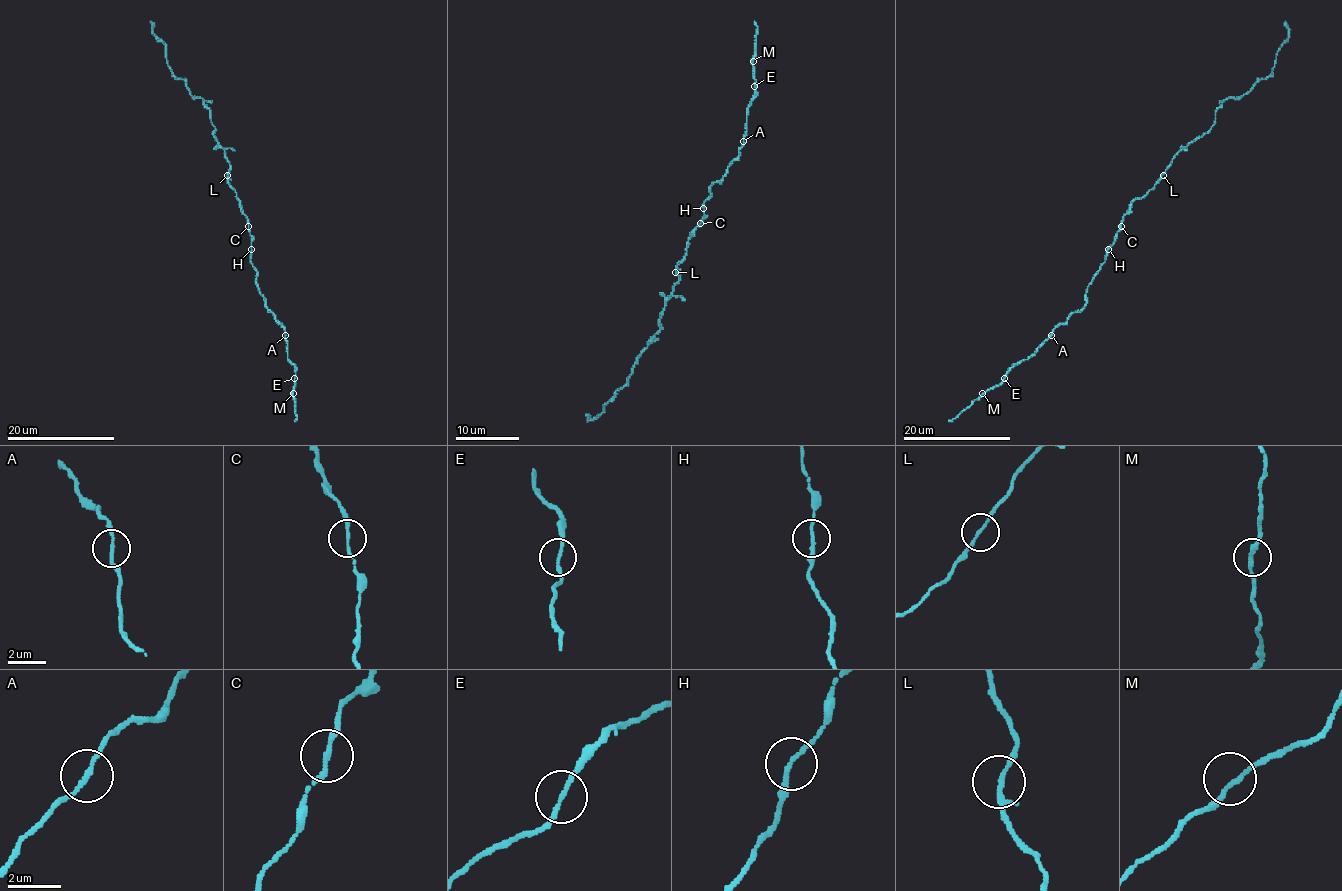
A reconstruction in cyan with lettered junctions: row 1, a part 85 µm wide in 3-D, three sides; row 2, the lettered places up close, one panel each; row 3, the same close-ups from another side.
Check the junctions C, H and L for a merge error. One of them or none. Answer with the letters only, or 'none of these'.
none of these

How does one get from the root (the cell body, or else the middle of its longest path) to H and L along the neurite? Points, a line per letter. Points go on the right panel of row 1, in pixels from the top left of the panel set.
H: (1125, 215), (1115, 241), (1107, 249)
L: (1125, 215), (1130, 204), (1141, 199), (1163, 175)

